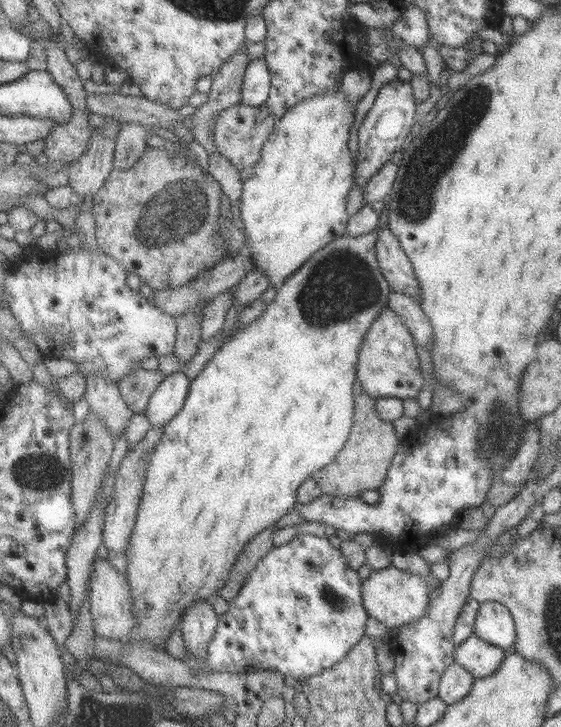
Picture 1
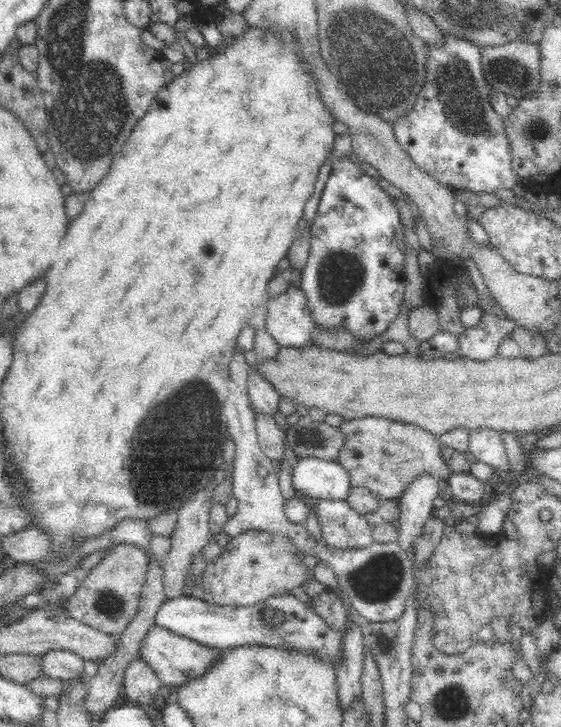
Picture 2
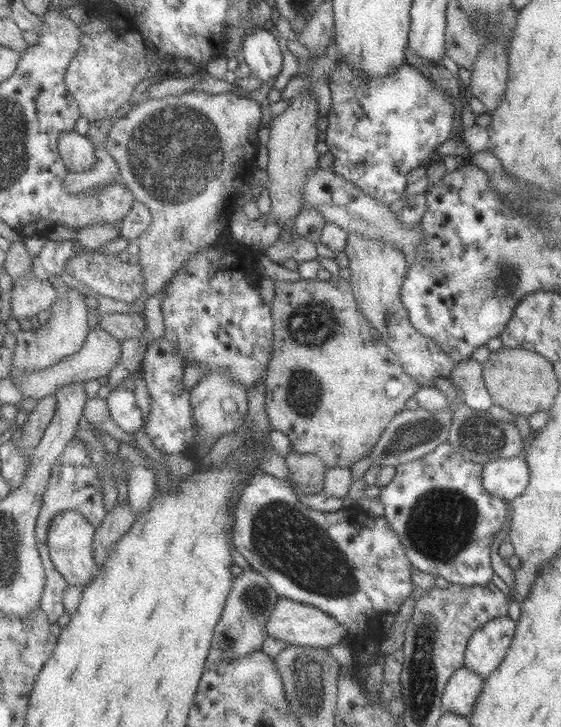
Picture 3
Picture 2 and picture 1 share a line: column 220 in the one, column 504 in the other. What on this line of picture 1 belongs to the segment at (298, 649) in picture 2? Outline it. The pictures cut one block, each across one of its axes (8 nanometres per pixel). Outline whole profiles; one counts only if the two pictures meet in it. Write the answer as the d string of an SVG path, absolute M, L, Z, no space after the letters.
M495 600L481 603L474 634L505 650L512 650L518 640L513 613L506 604Z

